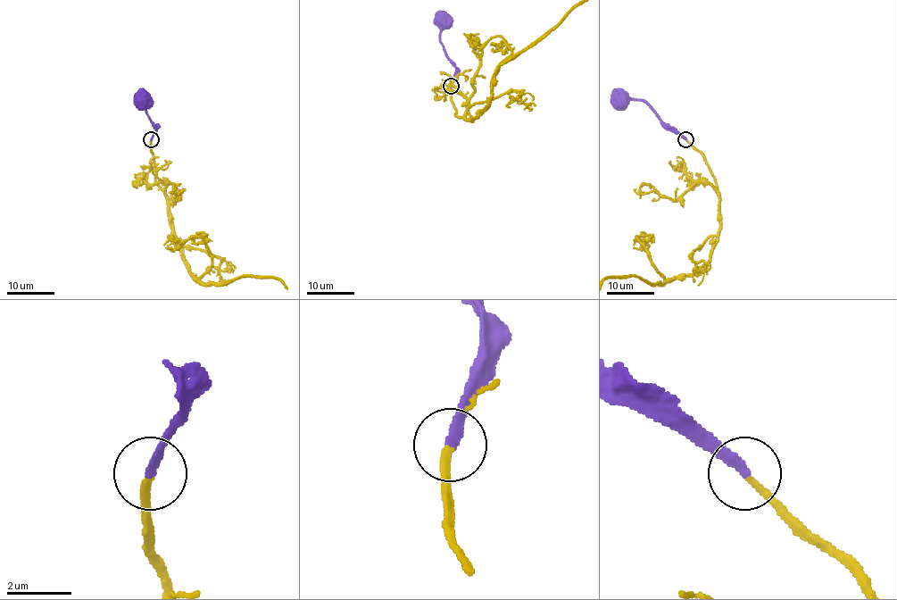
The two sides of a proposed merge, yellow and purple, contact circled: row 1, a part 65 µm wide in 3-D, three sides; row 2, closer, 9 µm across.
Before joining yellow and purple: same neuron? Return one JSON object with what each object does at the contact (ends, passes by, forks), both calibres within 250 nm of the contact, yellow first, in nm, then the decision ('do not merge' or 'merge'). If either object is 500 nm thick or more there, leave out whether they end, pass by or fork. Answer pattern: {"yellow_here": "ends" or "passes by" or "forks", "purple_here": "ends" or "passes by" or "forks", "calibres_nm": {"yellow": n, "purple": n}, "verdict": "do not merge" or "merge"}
{"yellow_here": "ends", "purple_here": "ends", "calibres_nm": {"yellow": 220, "purple": 280}, "verdict": "merge"}

